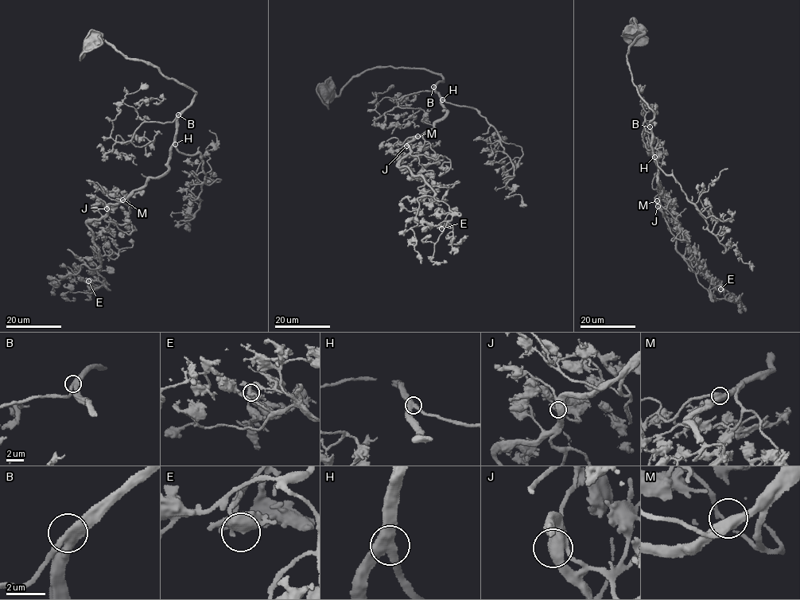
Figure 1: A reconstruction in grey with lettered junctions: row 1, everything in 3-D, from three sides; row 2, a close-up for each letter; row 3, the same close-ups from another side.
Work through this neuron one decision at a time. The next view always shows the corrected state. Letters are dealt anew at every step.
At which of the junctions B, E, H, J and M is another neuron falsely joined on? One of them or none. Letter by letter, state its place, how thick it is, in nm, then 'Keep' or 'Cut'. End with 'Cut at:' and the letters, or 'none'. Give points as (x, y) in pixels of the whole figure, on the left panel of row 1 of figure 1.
B: Place: (178, 114). Thickness 360 nm. Keep
E: Place: (88, 281). Thickness 440 nm. Keep
H: Place: (175, 144). Thickness 440 nm. Keep
J: Place: (106, 208). Thickness 480 nm. Keep
M: Place: (122, 200). Thickness 440 nm. Keep
Cut at: none

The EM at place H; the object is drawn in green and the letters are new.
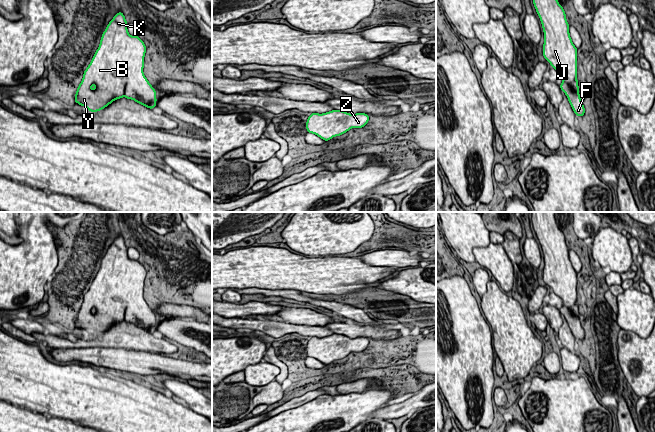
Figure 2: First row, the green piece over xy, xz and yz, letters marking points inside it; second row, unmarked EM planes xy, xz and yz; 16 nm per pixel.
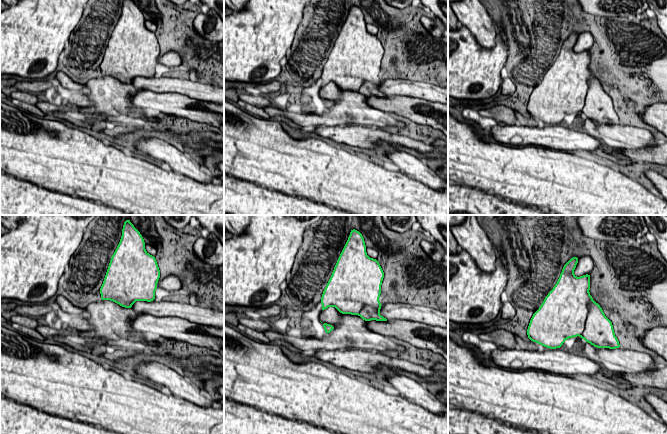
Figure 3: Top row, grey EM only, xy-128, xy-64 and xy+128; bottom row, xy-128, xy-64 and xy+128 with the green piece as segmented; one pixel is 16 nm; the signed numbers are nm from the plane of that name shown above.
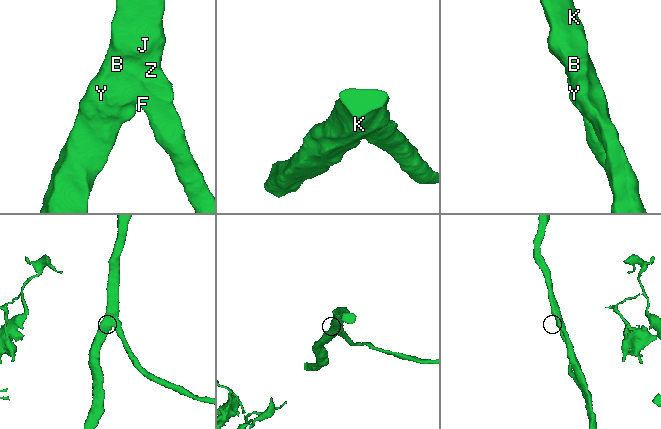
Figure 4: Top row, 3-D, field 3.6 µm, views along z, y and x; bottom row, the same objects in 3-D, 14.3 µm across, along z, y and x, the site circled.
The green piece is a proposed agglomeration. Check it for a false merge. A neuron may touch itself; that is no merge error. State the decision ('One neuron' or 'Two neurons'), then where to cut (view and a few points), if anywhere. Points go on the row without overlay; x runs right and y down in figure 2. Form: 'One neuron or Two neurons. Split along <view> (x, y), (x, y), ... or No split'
One neuron. No split

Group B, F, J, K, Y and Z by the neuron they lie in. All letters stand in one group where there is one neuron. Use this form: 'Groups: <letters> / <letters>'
Groups: B F J K Y Z

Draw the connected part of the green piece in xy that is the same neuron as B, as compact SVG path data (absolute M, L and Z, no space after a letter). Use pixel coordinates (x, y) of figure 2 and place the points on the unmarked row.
M118 236L102 258L100 269L77 312L75 327L87 331L93 337L124 320L150 333L156 330L156 315L143 297L146 270L138 260L128 257L127 250L125 240Z

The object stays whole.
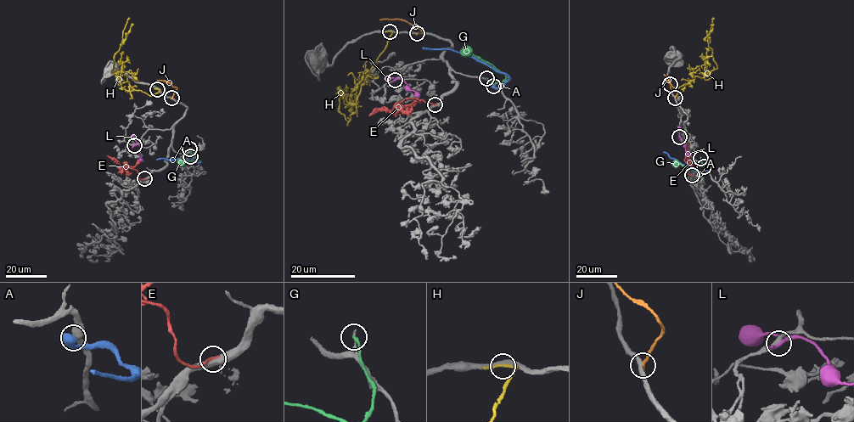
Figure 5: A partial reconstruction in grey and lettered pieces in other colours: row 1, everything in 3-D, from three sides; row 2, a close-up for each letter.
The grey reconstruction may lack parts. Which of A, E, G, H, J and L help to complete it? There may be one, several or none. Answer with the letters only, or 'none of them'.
E

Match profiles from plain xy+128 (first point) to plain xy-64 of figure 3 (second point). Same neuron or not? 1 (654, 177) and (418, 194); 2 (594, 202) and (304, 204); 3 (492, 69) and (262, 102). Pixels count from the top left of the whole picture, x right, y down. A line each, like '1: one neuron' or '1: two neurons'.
1: two neurons
2: two neurons
3: two neurons

